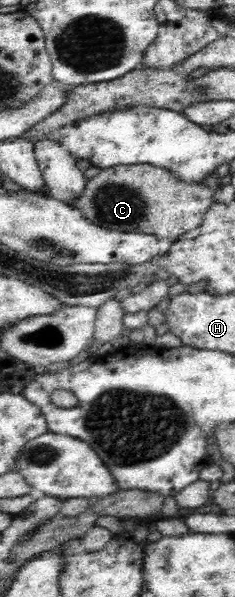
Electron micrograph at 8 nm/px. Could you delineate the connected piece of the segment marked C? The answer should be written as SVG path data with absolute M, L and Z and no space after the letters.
M133 164L128 166L114 166L102 169L99 174L87 179L80 196L72 200L71 206L90 222L104 228L106 231L142 232L156 236L164 245L176 243L180 236L195 230L204 220L204 214L214 203L214 194L218 189L218 176L216 172L208 176L202 184L186 184L178 182L169 175L167 170L152 166L151 164Z

